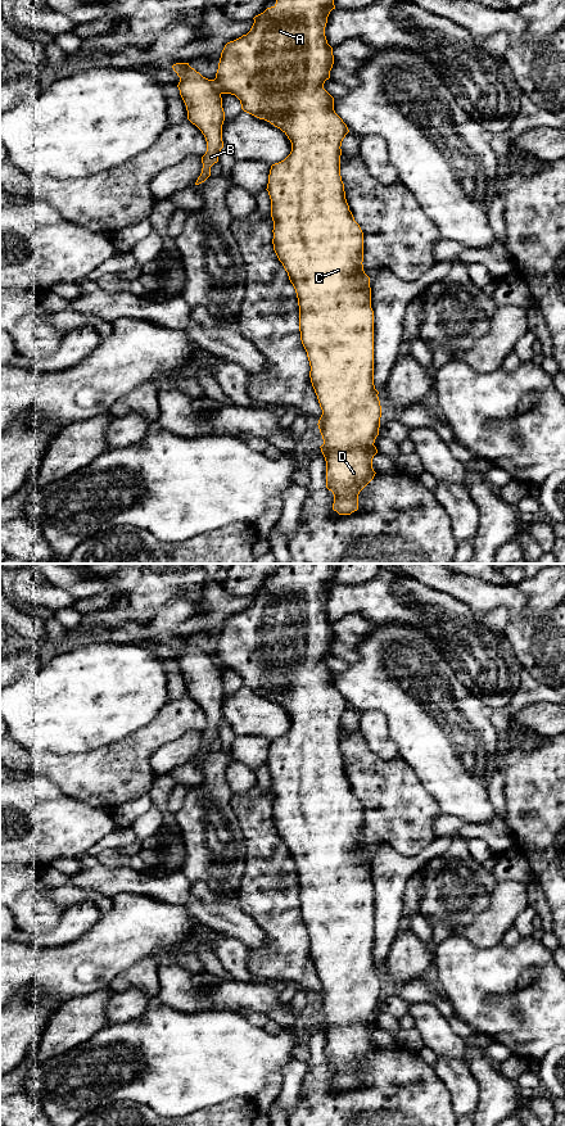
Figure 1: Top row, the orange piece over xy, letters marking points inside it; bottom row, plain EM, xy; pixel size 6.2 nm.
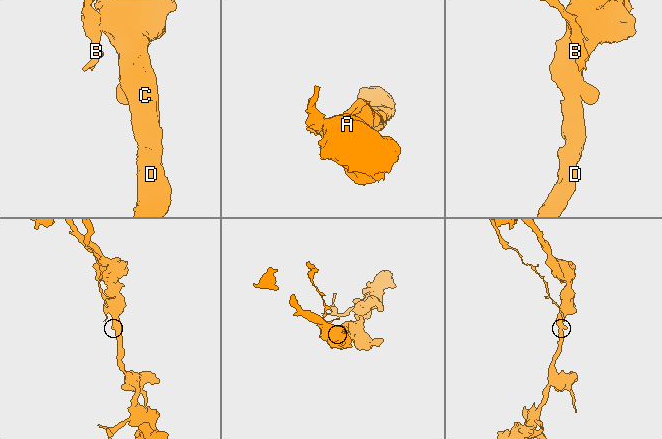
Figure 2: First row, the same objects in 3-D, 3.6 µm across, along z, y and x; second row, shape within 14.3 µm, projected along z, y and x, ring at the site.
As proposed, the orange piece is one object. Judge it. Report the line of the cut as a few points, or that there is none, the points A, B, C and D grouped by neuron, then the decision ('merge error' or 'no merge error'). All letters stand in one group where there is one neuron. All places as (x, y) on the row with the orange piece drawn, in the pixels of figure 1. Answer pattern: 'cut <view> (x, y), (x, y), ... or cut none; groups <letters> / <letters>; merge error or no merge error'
cut xy (213, 80), (221, 93); groups A C D / B; merge error

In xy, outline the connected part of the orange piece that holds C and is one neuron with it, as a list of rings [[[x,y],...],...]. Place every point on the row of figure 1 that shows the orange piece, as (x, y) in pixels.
[[[276,0],[276,4],[267,8],[263,13],[256,15],[250,31],[241,37],[230,41],[225,45],[214,82],[221,94],[235,95],[241,104],[241,109],[259,119],[265,119],[280,128],[291,143],[290,154],[281,162],[271,166],[268,175],[267,191],[271,199],[271,217],[274,221],[274,250],[288,272],[289,280],[293,284],[299,306],[299,331],[300,340],[307,352],[311,371],[309,377],[315,393],[317,395],[322,415],[318,420],[318,429],[324,439],[320,447],[326,461],[326,488],[334,494],[333,510],[339,515],[351,515],[358,510],[360,492],[374,479],[372,458],[378,453],[374,446],[379,435],[381,406],[379,392],[374,385],[374,311],[371,308],[371,288],[370,277],[363,271],[363,232],[360,225],[354,221],[349,205],[345,199],[344,184],[340,176],[340,155],[342,141],[349,132],[347,125],[334,110],[334,98],[324,89],[324,83],[330,78],[330,71],[334,64],[333,48],[327,44],[325,27],[330,12],[335,9],[334,0]]]

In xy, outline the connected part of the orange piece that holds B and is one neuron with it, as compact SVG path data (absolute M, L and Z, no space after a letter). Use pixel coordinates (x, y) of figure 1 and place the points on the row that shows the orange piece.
M176 63L172 68L180 77L177 87L186 105L187 119L202 131L207 141L207 152L202 157L202 173L195 182L199 185L211 176L211 167L218 162L218 153L223 148L225 112L221 91L214 80L203 77L189 63Z

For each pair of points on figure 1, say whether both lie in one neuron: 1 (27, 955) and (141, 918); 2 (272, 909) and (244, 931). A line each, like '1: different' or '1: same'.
1: same
2: different

